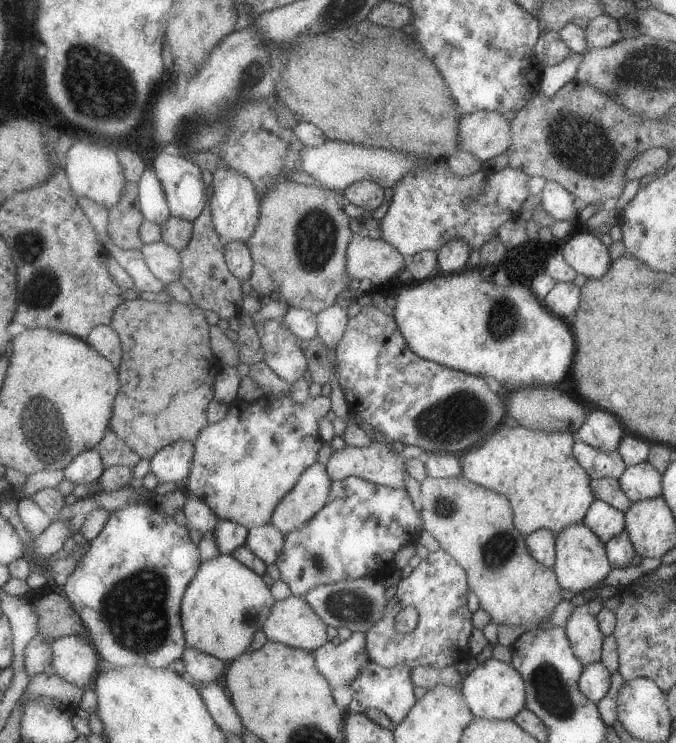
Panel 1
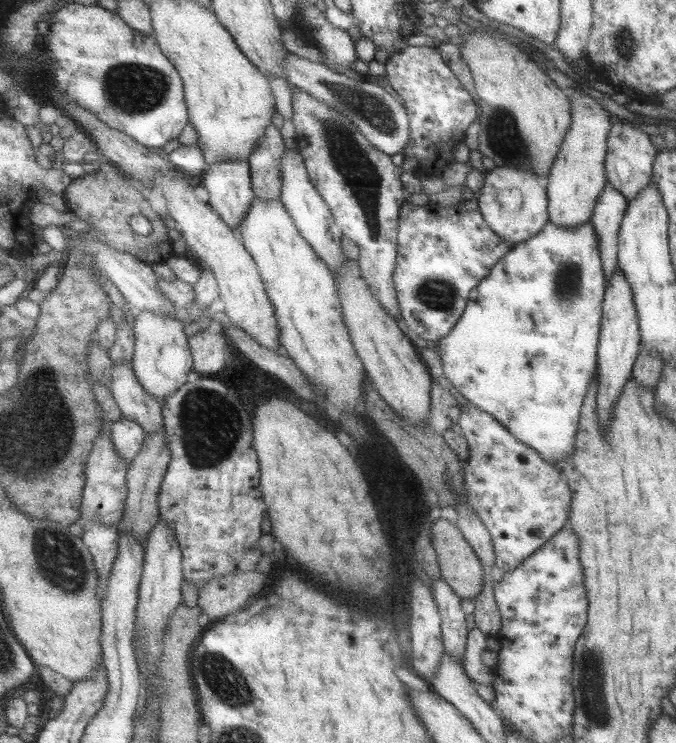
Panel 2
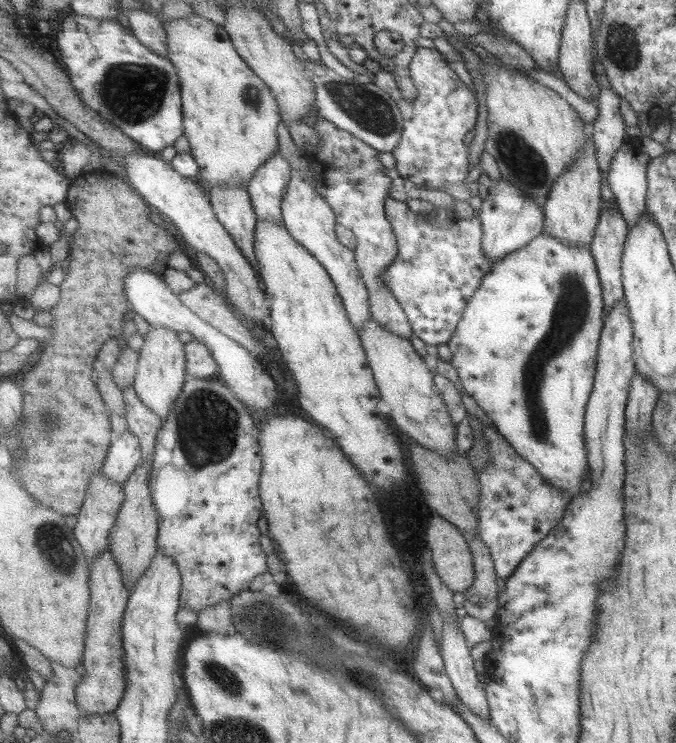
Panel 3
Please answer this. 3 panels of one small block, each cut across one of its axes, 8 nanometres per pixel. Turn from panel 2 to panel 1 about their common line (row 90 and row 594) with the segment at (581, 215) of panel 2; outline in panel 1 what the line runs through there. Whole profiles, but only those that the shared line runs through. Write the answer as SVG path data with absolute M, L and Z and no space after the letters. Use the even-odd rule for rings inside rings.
M582 522L566 526L555 534L553 570L563 592L569 595L586 594L594 584L600 584L612 569L604 544Z

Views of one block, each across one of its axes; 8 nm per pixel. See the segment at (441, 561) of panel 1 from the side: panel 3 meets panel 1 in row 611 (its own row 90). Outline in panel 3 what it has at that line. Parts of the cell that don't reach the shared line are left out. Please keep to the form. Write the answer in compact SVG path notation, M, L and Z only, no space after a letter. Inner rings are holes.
M419 47L417 49L411 63L411 76L413 76L413 80L417 84L419 95L417 95L417 99L409 102L403 97L403 93L401 93L401 89L397 85L397 80L395 80L395 73L391 69L382 68L373 75L373 83L393 95L393 99L399 103L405 119L405 130L403 136L401 136L401 143L393 152L395 159L397 159L395 169L401 177L406 181L411 180L417 188L441 190L441 184L445 184L445 182L462 183L466 177L465 174L468 173L467 147L463 145L463 136L471 132L476 123L476 100L467 86L463 84L461 78L457 76L457 72L443 58L441 52L434 48Z

